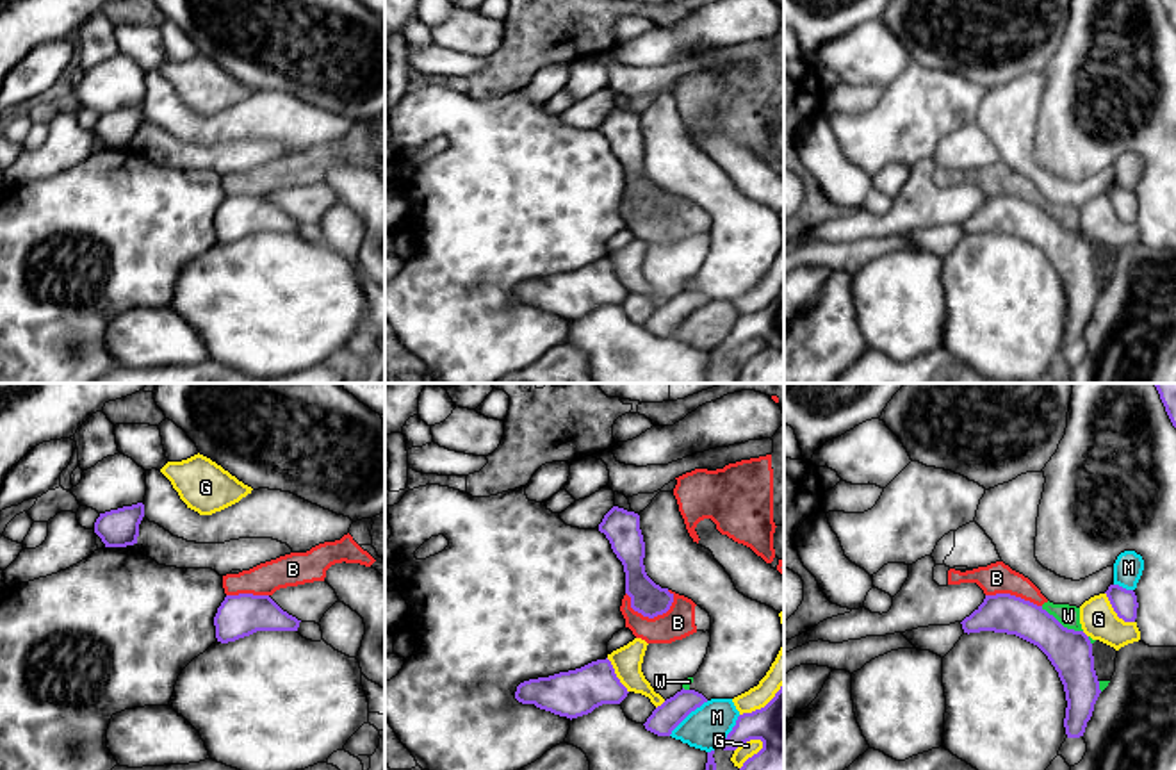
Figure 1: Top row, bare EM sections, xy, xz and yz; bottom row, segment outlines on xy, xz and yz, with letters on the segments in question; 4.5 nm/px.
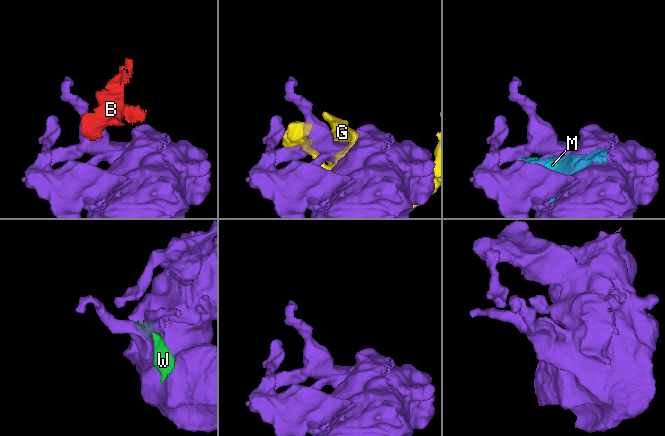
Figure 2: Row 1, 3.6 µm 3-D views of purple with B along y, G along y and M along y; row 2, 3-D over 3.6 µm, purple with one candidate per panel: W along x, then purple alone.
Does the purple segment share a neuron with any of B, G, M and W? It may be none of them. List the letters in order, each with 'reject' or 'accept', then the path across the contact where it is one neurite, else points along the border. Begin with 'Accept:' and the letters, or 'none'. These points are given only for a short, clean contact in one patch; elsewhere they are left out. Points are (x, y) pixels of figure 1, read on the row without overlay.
Accept: none
B: reject; border xz (626, 193), (631, 207), (649, 218), (661, 216), (674, 202)
G: reject
M: reject
W: reject

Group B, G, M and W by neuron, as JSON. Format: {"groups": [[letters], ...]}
{"groups": [["B", "W"], ["G"], ["M"]]}

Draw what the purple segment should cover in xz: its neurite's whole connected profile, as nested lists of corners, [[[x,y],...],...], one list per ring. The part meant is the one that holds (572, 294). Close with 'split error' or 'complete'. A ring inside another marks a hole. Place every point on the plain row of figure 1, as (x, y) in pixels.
[[[606,258],[576,271],[524,282],[517,287],[515,299],[572,321],[602,305],[620,305],[627,294]]] | complete

